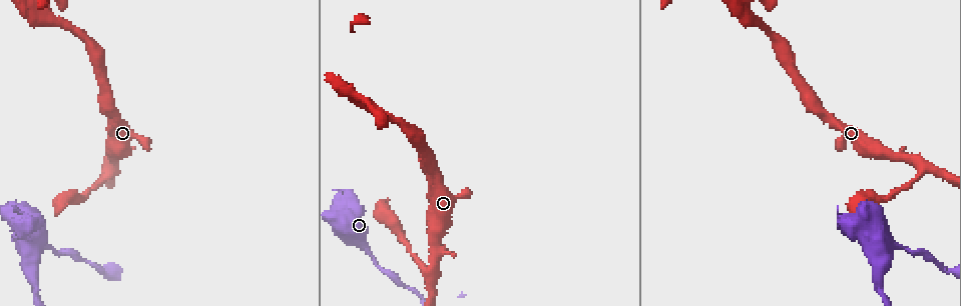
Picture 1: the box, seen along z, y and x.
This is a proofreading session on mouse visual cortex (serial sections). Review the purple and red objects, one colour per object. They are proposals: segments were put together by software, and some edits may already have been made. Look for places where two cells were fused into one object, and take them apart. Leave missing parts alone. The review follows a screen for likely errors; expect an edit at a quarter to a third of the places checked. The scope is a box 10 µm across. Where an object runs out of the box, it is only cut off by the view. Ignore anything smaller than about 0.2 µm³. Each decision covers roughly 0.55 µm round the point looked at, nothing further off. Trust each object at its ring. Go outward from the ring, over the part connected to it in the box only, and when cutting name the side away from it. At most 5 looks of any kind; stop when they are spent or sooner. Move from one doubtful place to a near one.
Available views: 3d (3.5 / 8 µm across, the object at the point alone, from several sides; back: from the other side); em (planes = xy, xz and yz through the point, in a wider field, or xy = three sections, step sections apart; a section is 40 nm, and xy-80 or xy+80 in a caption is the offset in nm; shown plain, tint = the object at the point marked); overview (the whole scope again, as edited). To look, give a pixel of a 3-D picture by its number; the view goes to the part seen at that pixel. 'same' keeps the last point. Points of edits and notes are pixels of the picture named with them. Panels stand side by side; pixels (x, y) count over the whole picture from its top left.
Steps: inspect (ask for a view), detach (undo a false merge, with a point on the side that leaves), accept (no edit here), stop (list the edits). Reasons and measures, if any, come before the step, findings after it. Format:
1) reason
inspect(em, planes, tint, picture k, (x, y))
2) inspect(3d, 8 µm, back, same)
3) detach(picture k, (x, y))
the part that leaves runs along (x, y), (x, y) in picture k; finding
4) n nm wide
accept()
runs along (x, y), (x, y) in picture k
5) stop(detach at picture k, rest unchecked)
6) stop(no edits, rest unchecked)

inspect(3d, 8 µm, picture 1, (900, 246))

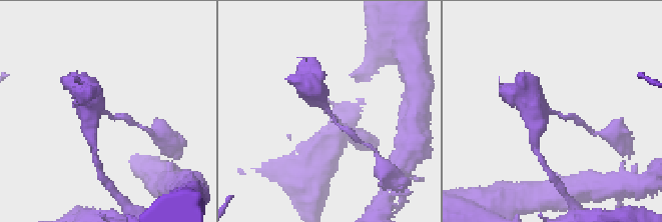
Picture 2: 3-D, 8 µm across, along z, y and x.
inspect(3d, 3.5 µm, same)

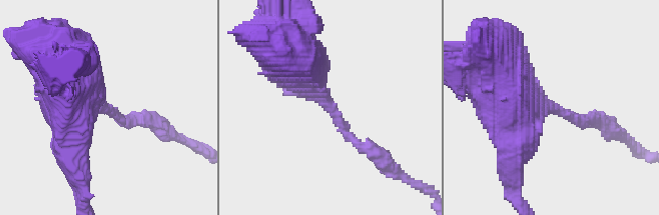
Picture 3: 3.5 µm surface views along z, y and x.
arms of 150, 700 nm
accept()
runs along (297, 61), (344, 132), (372, 150) in picture 3; all the same cell

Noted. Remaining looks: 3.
inspect(3d, 3.5 µm, picture 1, (108, 167))

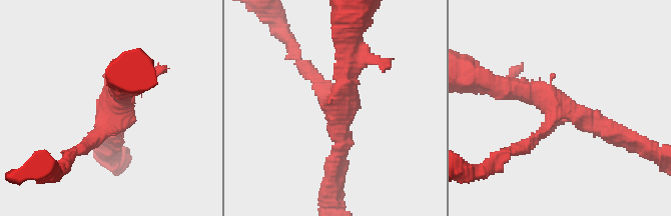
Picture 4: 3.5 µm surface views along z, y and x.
3 arms; arms of 200, 300, 350 nm; now the EM
inspect(em, xy, step 3, tint, picture 4, (336, 103))

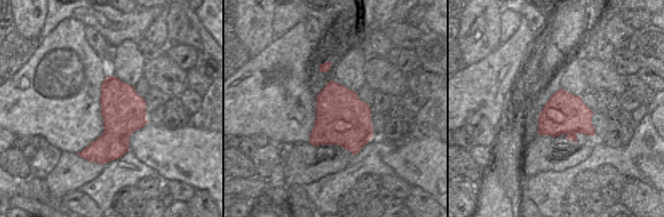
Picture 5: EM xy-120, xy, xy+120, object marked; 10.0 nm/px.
accept()
runs along (123, 87), (105, 130), (80, 151) in picture 4; continuous, no second cell

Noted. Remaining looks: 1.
stop(no edits, rest unchecked)

